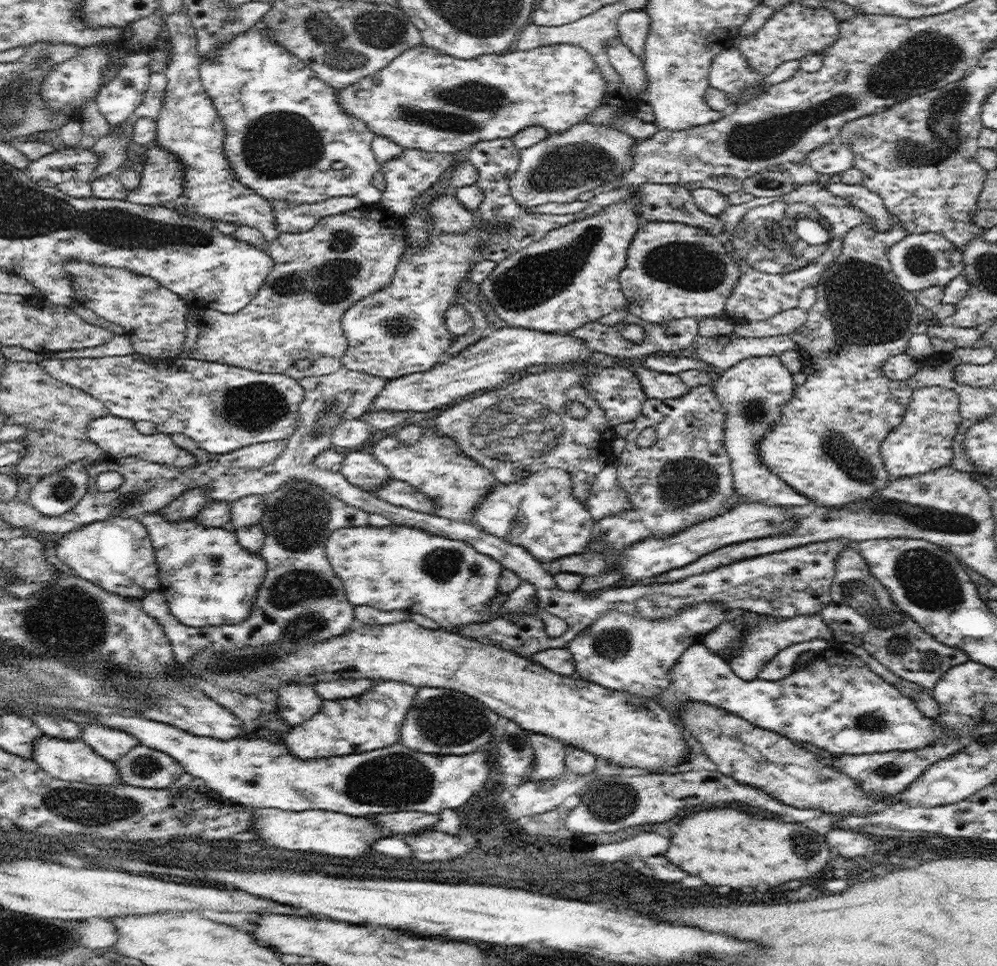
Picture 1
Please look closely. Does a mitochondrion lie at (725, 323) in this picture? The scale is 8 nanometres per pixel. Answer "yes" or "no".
no

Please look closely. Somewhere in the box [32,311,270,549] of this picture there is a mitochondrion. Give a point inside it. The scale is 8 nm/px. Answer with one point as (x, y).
(132, 498)

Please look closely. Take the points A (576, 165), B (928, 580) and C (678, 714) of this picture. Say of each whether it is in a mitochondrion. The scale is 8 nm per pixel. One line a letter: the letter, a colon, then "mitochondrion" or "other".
A: mitochondrion
B: mitochondrion
C: other

